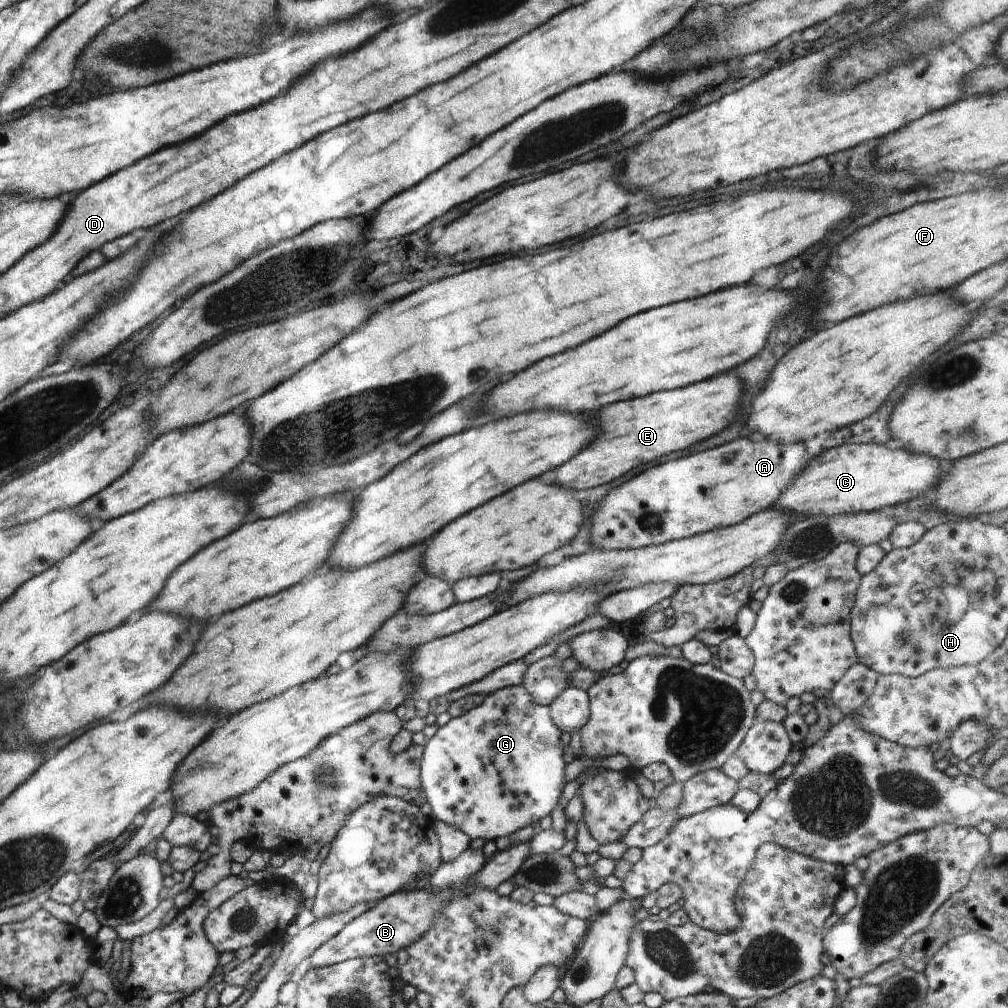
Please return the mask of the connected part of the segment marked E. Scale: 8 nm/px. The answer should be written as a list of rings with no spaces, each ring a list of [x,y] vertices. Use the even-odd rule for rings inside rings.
[[[722,374],[686,388],[659,391],[646,398],[632,398],[606,406],[592,418],[596,436],[564,466],[556,468],[556,482],[574,490],[592,489],[642,464],[706,440],[732,424],[742,400],[742,390],[744,383],[738,376]]]

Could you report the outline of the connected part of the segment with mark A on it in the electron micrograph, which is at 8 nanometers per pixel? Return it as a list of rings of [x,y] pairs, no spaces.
[[[766,436],[738,437],[724,445],[682,456],[634,476],[622,486],[610,490],[590,516],[590,542],[595,548],[624,550],[662,545],[712,530],[735,526],[760,511],[774,507],[778,496],[810,464],[804,442],[783,444],[770,442]]]

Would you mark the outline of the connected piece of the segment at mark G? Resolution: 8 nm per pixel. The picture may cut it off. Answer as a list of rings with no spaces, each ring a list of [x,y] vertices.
[[[522,685],[510,686],[493,692],[479,706],[472,708],[460,717],[452,718],[450,722],[438,728],[436,734],[430,740],[428,739],[420,766],[421,788],[424,790],[424,794],[426,794],[427,804],[431,807],[433,819],[439,819],[450,826],[456,827],[466,836],[469,836],[471,840],[479,838],[487,842],[509,836],[516,830],[528,826],[528,824],[538,825],[539,820],[549,816],[557,806],[565,788],[564,773],[569,759],[568,749],[562,745],[562,734],[554,725],[554,722],[552,722],[552,718],[550,718],[548,705],[534,703],[530,694],[526,692]]]

